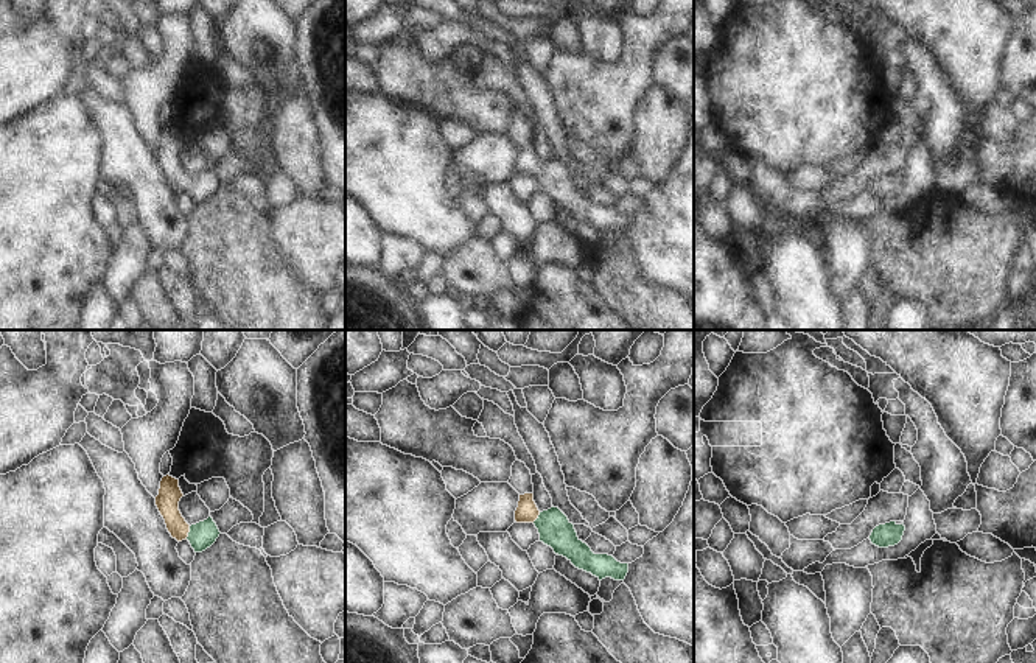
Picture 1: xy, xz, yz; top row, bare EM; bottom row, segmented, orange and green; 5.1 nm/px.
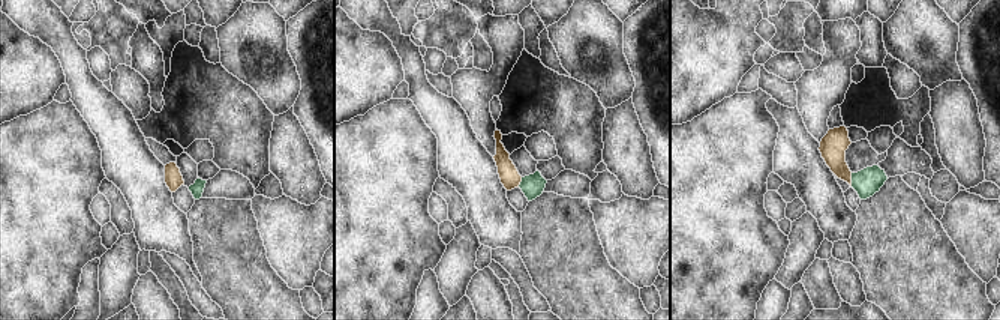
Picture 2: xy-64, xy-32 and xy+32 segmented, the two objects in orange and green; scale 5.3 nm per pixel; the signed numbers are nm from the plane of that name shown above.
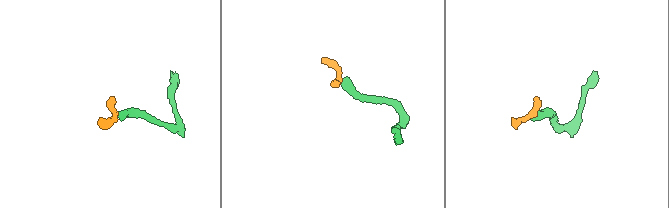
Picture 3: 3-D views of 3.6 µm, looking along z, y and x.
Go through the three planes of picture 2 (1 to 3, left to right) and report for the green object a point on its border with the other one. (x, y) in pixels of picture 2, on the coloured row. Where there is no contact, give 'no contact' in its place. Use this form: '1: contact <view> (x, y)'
1: no contact
2: contact xy-32 (520, 181)
3: contact xy+32 (850, 179)

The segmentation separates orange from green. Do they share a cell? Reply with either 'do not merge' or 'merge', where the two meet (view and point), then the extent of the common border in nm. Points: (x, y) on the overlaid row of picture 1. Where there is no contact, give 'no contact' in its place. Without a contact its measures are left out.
merge; contact xy (188, 531); length 80 nm

